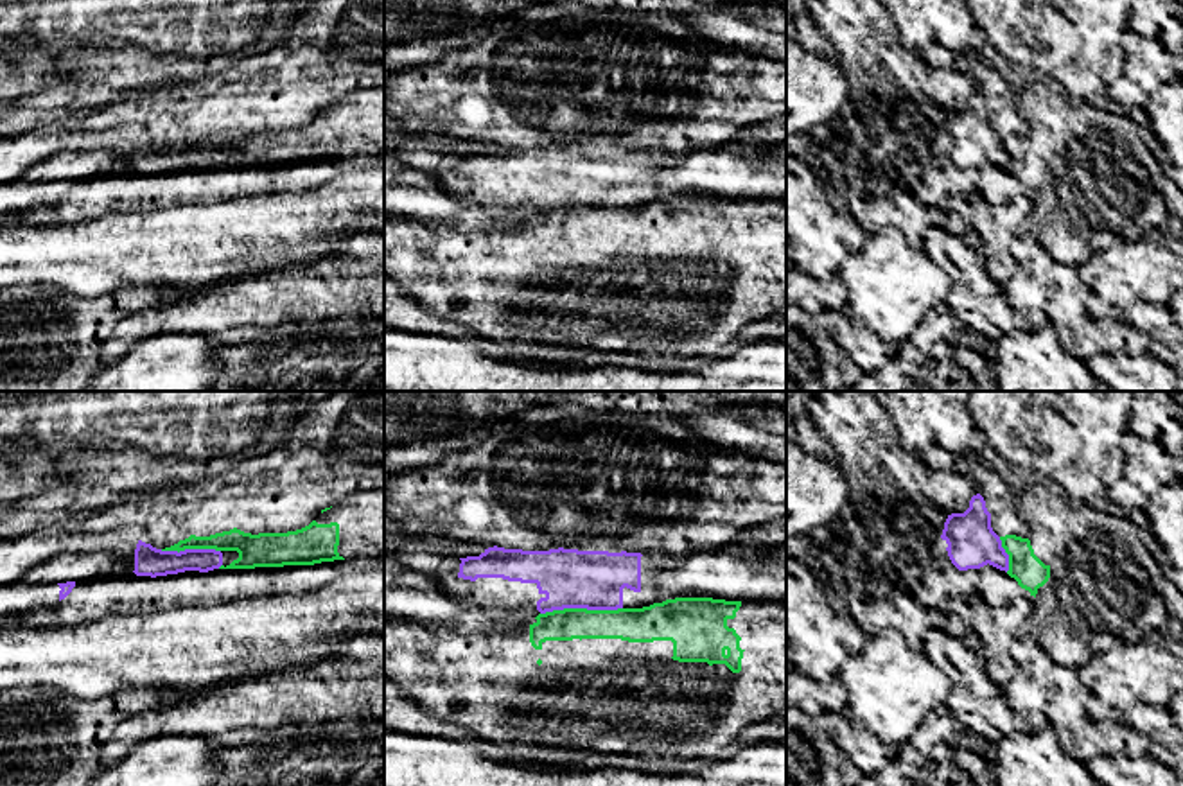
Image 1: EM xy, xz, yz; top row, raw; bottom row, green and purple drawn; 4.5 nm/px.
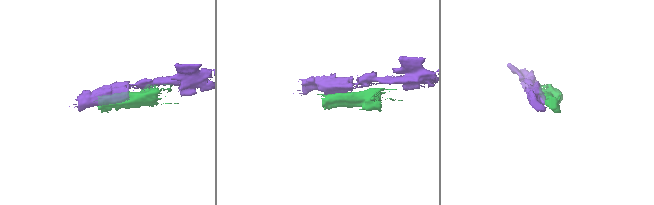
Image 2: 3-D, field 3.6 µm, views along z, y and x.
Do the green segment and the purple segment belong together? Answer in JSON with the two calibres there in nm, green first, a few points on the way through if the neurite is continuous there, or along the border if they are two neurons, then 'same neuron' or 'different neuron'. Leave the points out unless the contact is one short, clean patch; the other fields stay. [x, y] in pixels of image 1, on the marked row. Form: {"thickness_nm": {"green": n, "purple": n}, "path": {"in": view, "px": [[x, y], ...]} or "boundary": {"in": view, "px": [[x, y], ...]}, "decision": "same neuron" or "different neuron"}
{"thickness_nm": {"green": 150, "purple": 260}, "boundary": {"in": "xz", "px": [[622, 607], [553, 609], [541, 614]]}, "decision": "different neuron"}

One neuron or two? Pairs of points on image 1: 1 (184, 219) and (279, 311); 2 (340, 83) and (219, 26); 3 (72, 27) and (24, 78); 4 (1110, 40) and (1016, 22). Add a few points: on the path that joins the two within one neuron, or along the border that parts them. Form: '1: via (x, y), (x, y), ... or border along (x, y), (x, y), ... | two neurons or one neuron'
1: border along (282, 268), (259, 275) | two neurons
2: border along (250, 49), (232, 56) | two neurons
3: border along (18, 40), (76, 45) | two neurons
4: via (1086, 31), (1049, 31), (1040, 26) | one neuron

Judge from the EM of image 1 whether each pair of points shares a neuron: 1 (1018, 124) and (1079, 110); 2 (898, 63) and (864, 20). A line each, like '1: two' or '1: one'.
1: two
2: one

